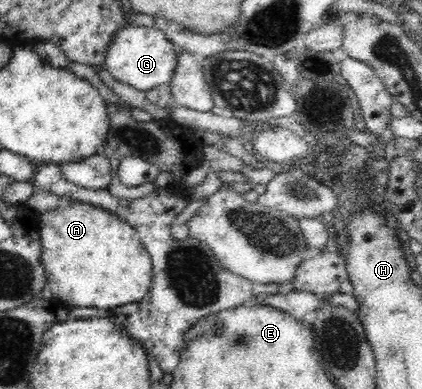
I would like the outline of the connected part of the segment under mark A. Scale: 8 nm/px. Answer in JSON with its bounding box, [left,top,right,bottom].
[39,202,152,308]

